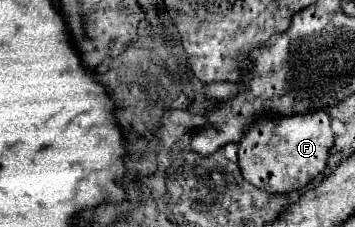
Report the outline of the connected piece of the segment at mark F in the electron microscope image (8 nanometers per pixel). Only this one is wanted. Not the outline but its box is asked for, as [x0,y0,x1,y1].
[238,110,334,194]

